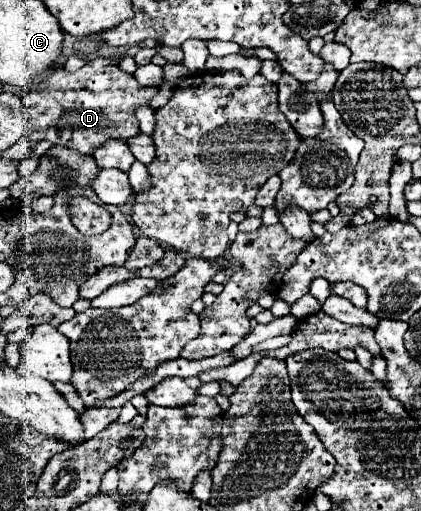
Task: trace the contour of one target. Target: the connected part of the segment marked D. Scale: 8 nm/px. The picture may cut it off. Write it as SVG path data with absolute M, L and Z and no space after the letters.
M110 58L88 60L84 68L68 72L64 68L54 68L50 78L36 84L22 97L28 108L32 132L36 140L50 140L58 146L74 148L82 154L92 154L98 146L108 140L122 140L136 136L140 132L134 108L148 104L158 88L142 88L131 74L118 68Z

